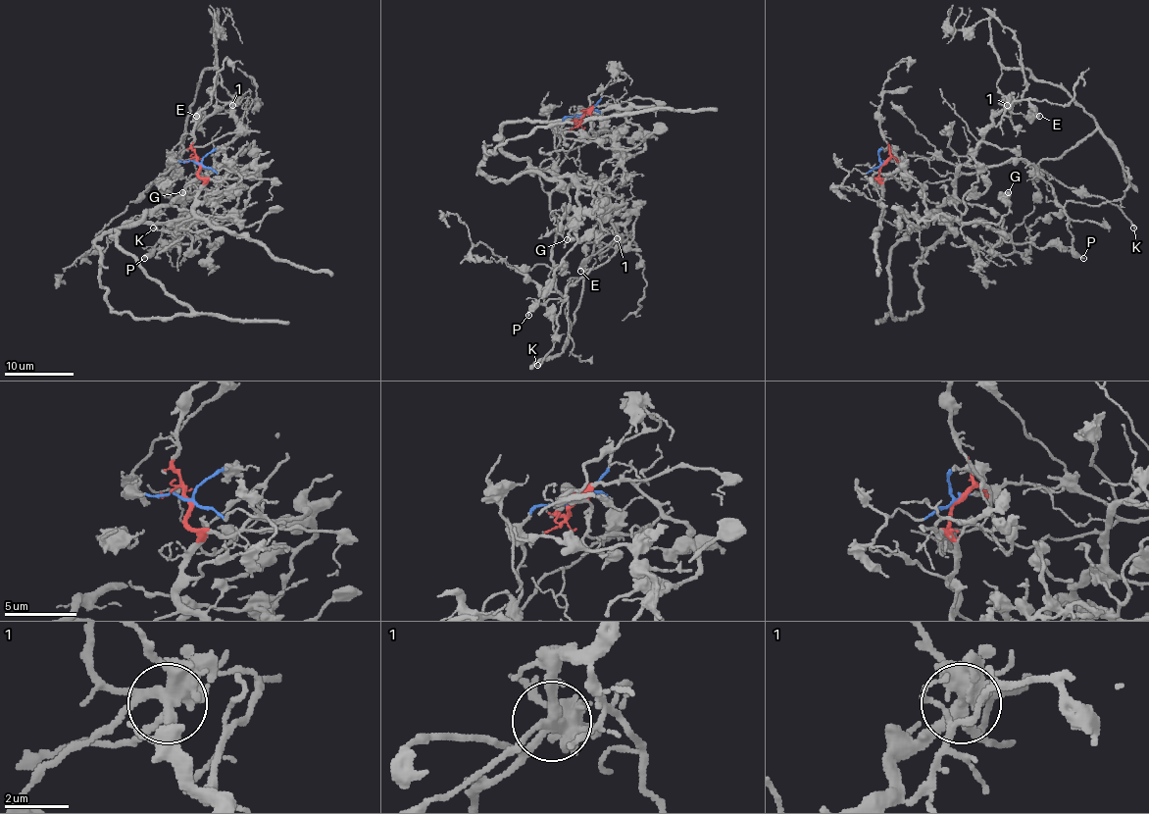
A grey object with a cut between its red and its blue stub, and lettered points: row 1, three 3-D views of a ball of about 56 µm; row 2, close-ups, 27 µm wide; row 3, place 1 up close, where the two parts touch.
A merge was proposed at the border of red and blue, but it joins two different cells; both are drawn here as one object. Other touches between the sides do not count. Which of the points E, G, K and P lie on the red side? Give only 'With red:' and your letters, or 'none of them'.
With red: G, P

